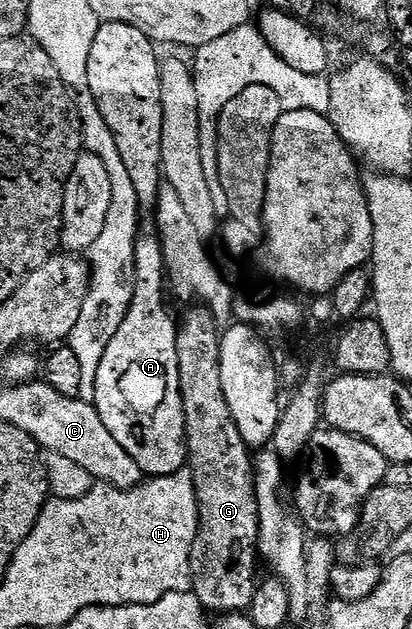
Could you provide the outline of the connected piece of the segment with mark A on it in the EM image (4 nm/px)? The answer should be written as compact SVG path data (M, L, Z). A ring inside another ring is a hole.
M103 22L94 35L94 47L90 47L90 59L84 70L90 83L90 91L94 95L94 103L98 103L98 111L102 111L102 119L106 119L106 127L114 131L114 143L118 143L118 152L122 155L122 163L134 182L134 191L138 191L138 203L141 216L140 229L136 232L136 286L132 292L132 302L128 308L126 319L122 319L122 327L118 327L114 339L106 346L106 355L102 355L102 363L98 363L98 379L96 380L96 396L94 404L102 423L106 423L106 431L118 439L122 451L138 463L141 474L149 478L165 477L185 468L188 459L188 443L186 423L184 422L184 404L180 394L178 379L178 347L176 346L177 318L171 317L164 310L164 248L160 242L160 232L156 229L156 212L158 195L162 184L162 91L160 90L161 58L156 58L157 46L138 27L130 27L126 23Z

